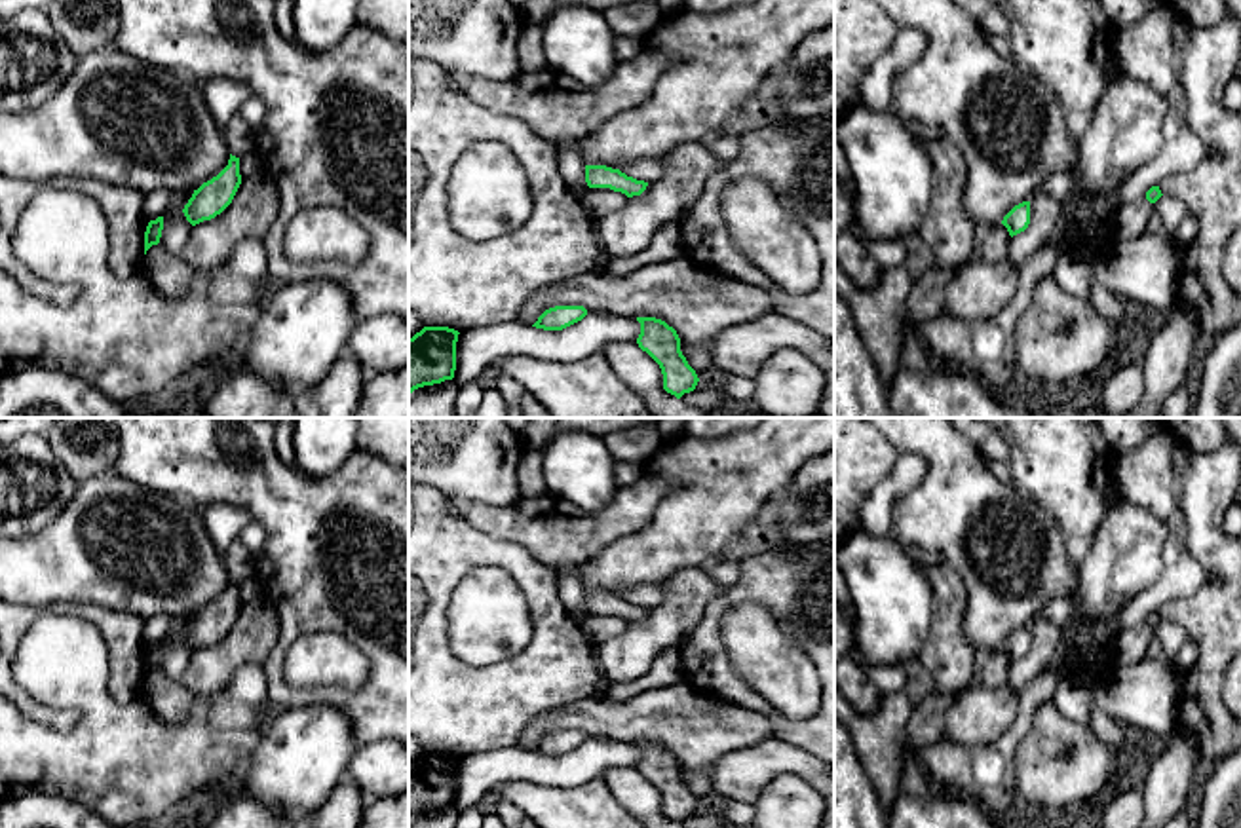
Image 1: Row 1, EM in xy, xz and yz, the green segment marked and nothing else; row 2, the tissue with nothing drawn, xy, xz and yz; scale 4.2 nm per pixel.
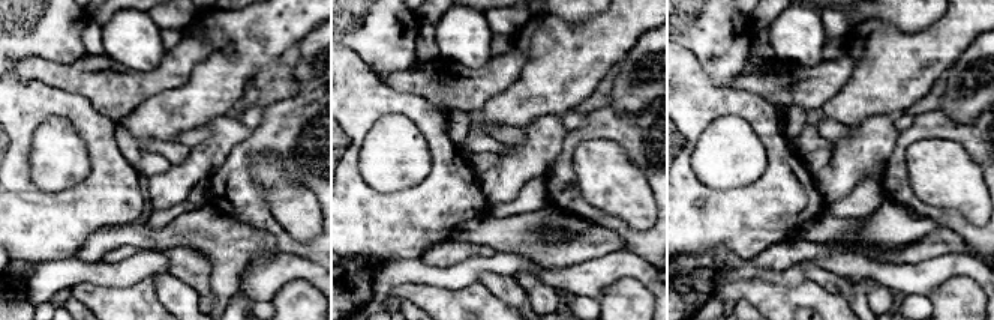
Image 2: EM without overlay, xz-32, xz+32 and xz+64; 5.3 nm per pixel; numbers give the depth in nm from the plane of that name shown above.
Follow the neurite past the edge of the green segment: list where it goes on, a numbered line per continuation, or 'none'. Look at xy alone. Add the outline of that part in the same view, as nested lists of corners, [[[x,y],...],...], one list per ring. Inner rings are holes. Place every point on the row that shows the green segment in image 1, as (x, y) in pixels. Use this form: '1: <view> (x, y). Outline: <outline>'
none

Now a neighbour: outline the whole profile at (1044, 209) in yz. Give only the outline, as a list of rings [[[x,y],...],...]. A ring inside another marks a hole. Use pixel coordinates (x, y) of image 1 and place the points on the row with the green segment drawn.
[[[1040,186],[1030,199],[1030,224],[1024,232],[1011,237],[1007,260],[1019,272],[1024,260],[1043,243],[1049,241],[1062,201],[1047,196]]]

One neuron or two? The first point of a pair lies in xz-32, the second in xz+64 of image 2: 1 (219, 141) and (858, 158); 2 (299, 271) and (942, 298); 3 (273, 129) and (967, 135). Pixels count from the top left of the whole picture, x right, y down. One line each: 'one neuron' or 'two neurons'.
1: one neuron
2: two neurons
3: one neuron

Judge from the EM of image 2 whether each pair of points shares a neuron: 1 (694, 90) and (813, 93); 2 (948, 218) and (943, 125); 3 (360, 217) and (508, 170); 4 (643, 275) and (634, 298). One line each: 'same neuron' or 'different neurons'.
1: different neurons
2: same neuron
3: different neurons
4: different neurons

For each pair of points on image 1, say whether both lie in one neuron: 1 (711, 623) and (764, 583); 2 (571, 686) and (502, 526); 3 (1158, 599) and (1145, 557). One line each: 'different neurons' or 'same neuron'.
1: same neuron
2: different neurons
3: different neurons

